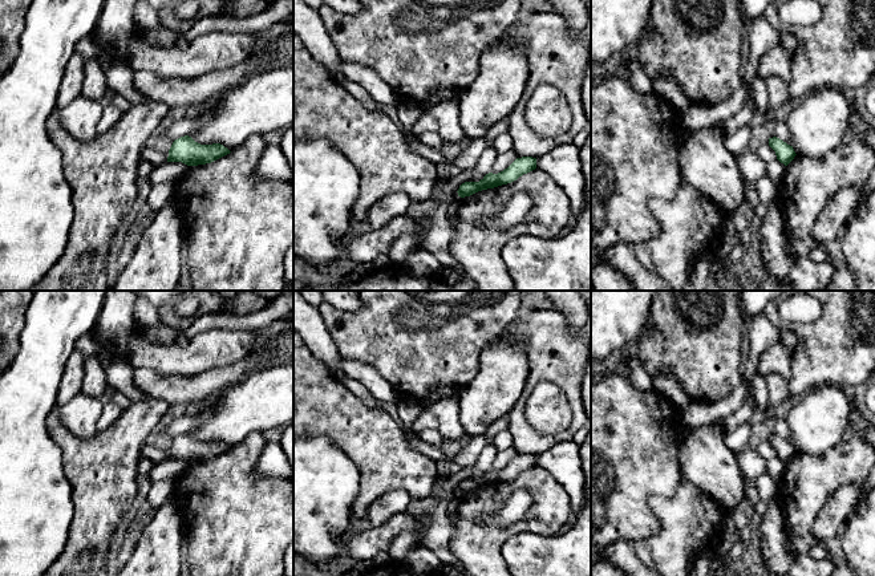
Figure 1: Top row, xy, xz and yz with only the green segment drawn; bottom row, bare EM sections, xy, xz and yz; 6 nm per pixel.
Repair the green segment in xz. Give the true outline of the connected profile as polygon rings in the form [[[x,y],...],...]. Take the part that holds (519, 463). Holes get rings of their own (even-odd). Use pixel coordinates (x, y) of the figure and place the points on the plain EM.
[[[517,455],[507,466],[498,471],[489,470],[479,479],[465,479],[458,486],[458,494],[470,494],[478,488],[494,486],[517,478],[523,471],[536,466],[536,455]]]

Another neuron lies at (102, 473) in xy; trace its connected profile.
[[[145,393],[143,399],[131,402],[113,425],[98,430],[93,438],[78,438],[61,423],[49,430],[62,453],[62,468],[72,487],[73,518],[64,551],[42,576],[108,576],[110,538],[137,494],[141,447],[170,406],[166,399]]]

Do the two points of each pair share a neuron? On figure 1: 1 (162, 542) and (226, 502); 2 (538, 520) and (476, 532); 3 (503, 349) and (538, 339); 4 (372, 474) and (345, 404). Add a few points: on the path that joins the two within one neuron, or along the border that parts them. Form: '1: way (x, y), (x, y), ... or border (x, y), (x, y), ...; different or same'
1: border (173, 499), (182, 516), (185, 540); different
2: way (522, 526), (507, 532), (491, 532); same
3: border (501, 335), (503, 339), (522, 341), (529, 373); different
4: way (372, 457), (372, 443), (349, 421); same

